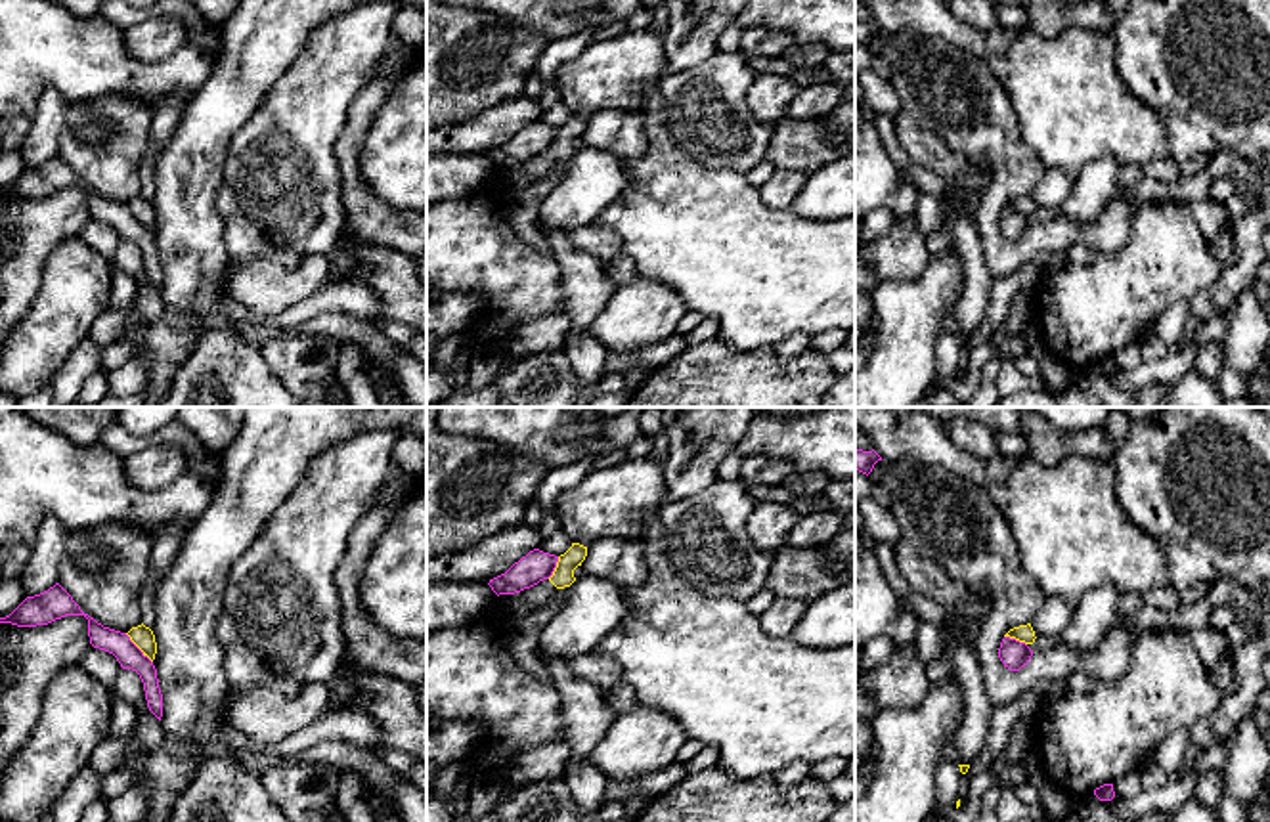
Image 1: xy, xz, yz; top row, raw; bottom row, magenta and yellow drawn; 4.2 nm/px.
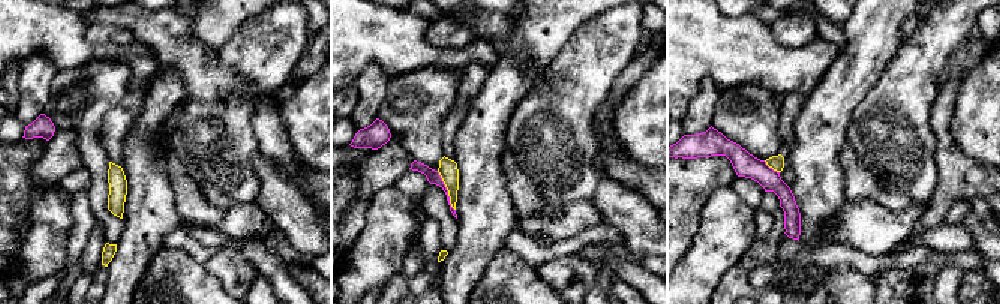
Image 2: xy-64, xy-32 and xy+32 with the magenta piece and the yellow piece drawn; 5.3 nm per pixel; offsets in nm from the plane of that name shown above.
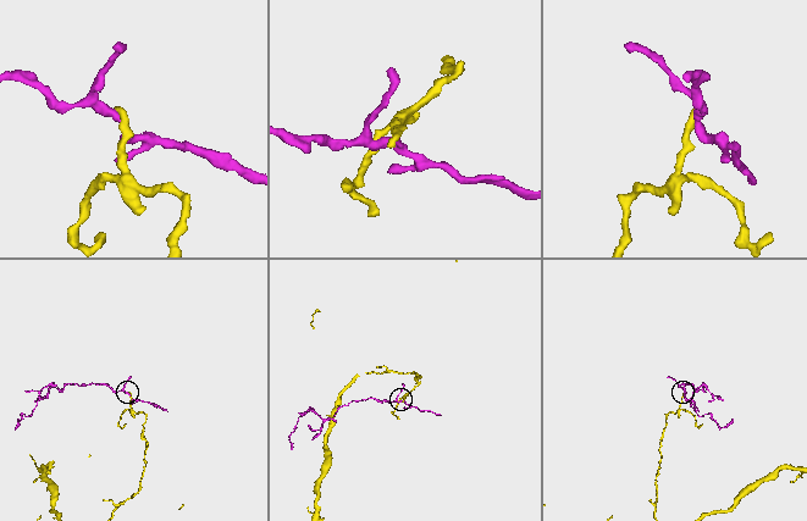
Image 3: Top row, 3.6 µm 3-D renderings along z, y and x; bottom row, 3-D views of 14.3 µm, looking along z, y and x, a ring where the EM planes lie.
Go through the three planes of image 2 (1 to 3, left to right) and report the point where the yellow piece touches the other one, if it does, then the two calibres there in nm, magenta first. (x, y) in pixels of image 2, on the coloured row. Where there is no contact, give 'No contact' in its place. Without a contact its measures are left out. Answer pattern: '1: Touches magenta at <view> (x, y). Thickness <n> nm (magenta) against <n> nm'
1: No contact
2: Touches magenta at xy-32 (447, 190). Thickness 70 nm (magenta) against 100 nm
3: Touches magenta at xy+32 (771, 168). Thickness 130 nm (magenta) against 80 nm

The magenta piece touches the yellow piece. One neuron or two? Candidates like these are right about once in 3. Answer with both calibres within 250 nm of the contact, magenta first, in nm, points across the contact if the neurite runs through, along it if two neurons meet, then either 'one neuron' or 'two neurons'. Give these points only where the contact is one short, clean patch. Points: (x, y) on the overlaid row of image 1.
calibres 100 and 90 nm; border xy (125, 633), (152, 662); two neurons

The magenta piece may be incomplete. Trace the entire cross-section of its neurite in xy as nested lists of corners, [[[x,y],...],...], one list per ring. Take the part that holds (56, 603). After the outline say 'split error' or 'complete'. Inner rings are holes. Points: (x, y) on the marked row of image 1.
[[[59,583],[40,595],[27,596],[10,616],[0,617],[0,623],[36,627],[48,625],[65,616],[84,616],[88,619],[90,644],[113,654],[122,669],[132,669],[140,675],[147,707],[161,721],[163,694],[153,661],[130,640],[126,633],[103,627],[84,614]]]; complete

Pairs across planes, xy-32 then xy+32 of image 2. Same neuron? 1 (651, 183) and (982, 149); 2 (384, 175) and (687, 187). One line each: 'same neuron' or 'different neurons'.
1: different neurons
2: same neuron

